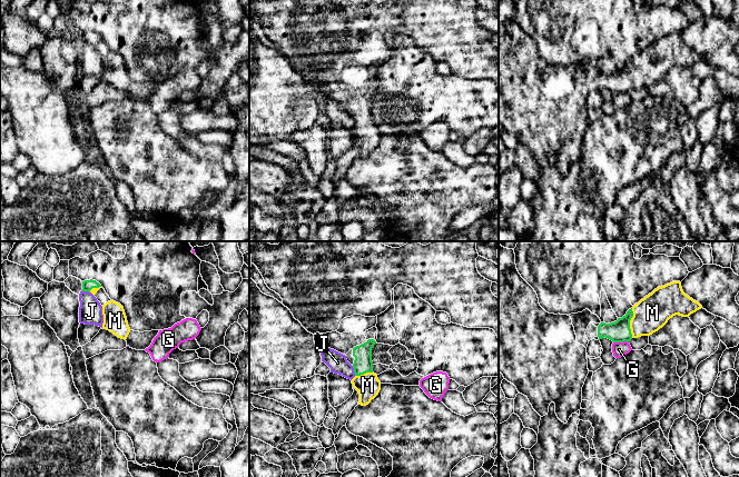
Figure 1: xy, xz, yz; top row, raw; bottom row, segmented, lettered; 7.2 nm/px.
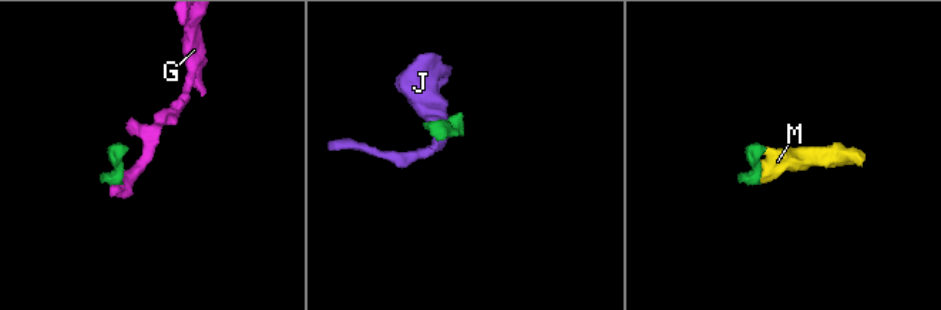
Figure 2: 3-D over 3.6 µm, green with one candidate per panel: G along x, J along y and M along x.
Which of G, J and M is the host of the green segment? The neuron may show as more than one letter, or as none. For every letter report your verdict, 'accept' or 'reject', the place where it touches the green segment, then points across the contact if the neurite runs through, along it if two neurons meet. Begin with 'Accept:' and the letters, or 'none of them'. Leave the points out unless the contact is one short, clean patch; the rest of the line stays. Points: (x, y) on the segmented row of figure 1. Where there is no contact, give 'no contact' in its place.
Accept: M
G: reject; contact yz (620, 341); border yz (628, 341), (613, 343)
J: reject; contact xz (354, 370); border xz (352, 366), (355, 375)
M: accept; contact yz (629, 323)

